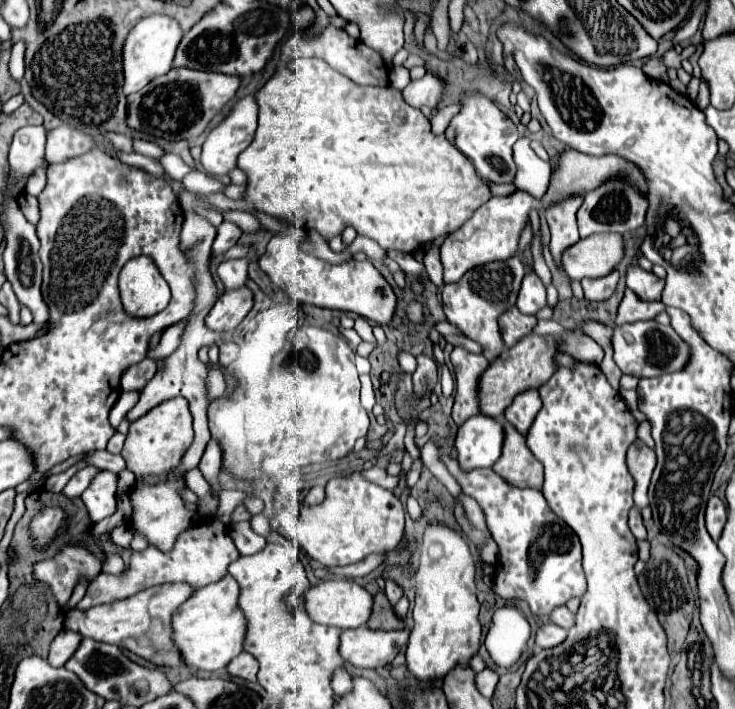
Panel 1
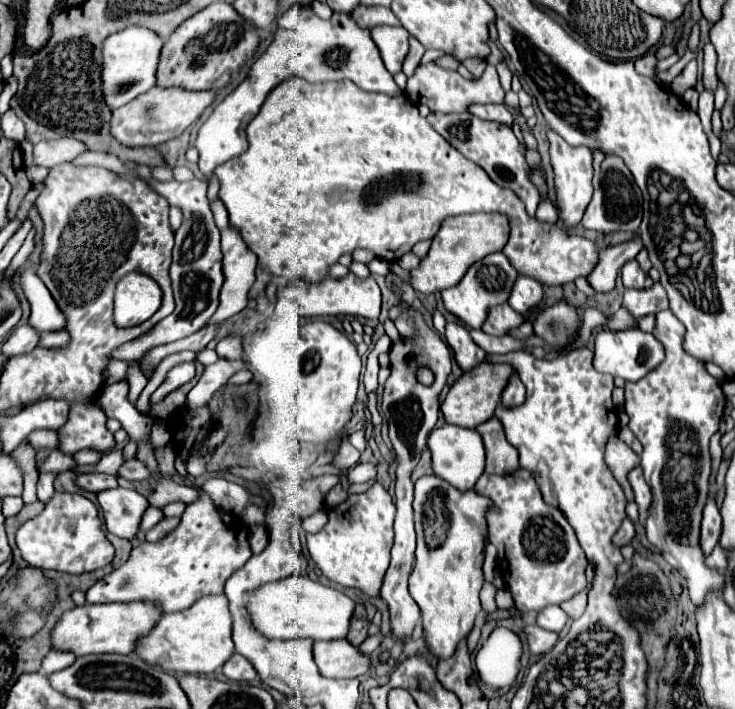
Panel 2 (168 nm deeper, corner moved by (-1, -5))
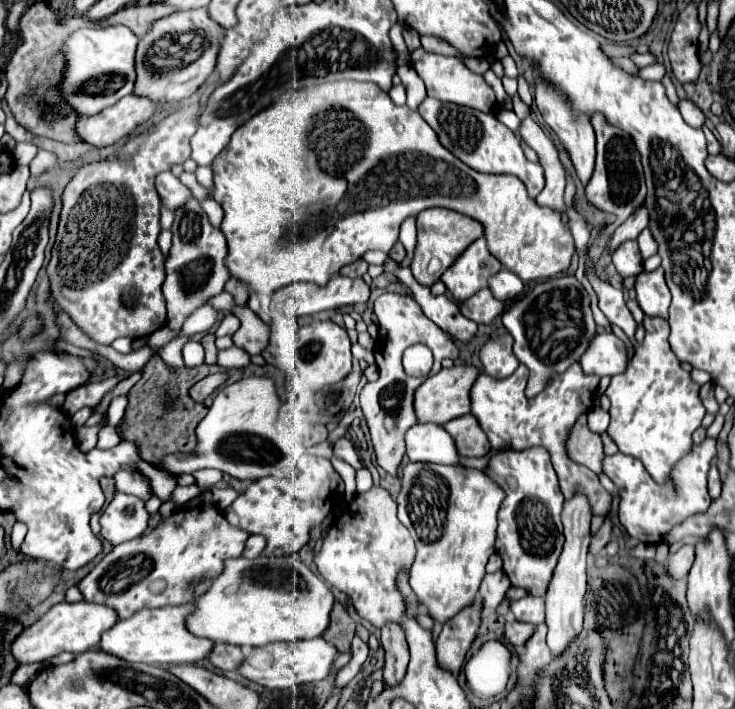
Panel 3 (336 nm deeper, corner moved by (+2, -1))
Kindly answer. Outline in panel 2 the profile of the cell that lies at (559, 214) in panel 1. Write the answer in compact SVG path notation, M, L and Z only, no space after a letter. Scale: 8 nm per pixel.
M547 129L547 137L551 143L551 165L555 171L555 189L557 189L557 207L559 217L565 221L565 225L577 225L585 213L585 207L591 201L593 195L593 167L591 167L591 151L589 147L571 147L561 139L553 129Z

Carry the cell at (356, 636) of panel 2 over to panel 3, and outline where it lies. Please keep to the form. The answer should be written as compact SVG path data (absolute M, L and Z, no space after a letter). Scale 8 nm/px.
M336 601L332 615L330 615L330 627L326 629L326 641L334 643L334 647L338 647L338 651L350 651L350 643L352 637L356 633L356 623L352 621L352 617L348 615L344 603Z

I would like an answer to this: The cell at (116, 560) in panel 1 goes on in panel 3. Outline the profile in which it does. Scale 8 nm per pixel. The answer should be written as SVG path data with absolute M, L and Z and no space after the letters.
M190 485L190 487L176 487L174 489L174 493L172 493L172 497L170 497L170 501L174 503L174 505L178 505L178 507L182 507L184 503L188 503L190 499L194 499L196 495L200 495L200 489L196 487L196 485Z

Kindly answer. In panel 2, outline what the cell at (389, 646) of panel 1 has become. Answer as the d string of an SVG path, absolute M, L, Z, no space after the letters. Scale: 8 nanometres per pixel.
M347 639L333 641L315 641L313 659L325 677L333 679L351 679L359 677L369 669L369 657L361 655Z

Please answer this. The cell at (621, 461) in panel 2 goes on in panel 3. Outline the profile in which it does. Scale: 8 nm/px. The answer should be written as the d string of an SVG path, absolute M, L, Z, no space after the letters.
M578 419L578 427L574 427L570 439L568 439L568 455L576 463L586 465L594 473L602 473L602 461L604 461L604 445L602 437L588 429L584 419Z

